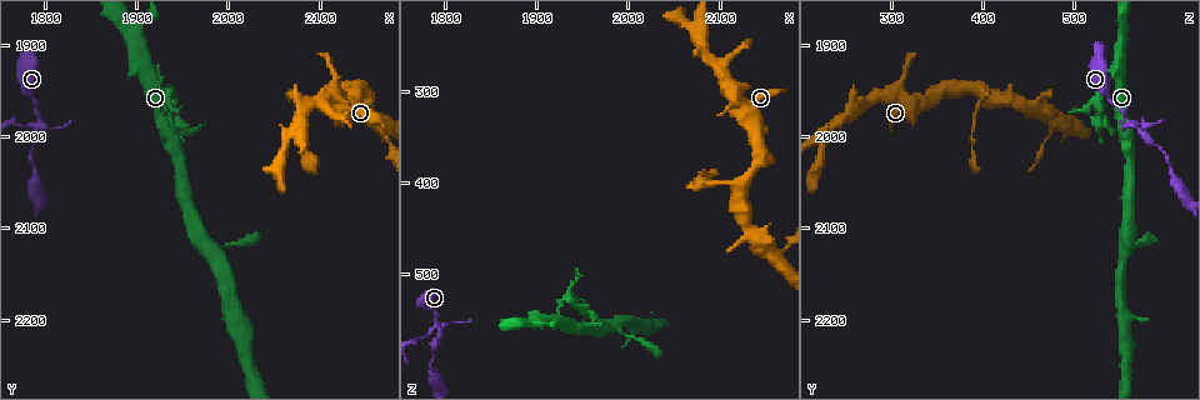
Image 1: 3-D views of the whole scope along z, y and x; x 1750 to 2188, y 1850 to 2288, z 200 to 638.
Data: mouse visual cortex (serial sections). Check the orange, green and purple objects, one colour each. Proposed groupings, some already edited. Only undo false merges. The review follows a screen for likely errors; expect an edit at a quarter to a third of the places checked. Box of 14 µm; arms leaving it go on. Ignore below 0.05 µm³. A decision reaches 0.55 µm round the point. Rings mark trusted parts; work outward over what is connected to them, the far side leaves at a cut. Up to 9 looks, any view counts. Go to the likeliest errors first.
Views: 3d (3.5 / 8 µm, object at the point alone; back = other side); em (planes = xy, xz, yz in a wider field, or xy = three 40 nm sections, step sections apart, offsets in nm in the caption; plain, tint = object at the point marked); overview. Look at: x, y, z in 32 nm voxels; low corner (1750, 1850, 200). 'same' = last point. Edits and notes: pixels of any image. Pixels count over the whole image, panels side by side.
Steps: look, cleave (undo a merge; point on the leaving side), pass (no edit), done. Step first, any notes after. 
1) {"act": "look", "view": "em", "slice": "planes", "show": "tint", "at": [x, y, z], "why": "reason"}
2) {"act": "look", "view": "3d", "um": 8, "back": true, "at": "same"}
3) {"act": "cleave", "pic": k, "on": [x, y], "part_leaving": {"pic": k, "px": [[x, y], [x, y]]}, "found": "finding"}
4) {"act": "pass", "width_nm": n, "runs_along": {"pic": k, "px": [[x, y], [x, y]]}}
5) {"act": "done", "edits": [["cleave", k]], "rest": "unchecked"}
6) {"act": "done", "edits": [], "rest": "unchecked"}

{"act": "look", "view": "3d", "um": 8, "at": [1795, 1990, 565], "why": "three arms meet"}

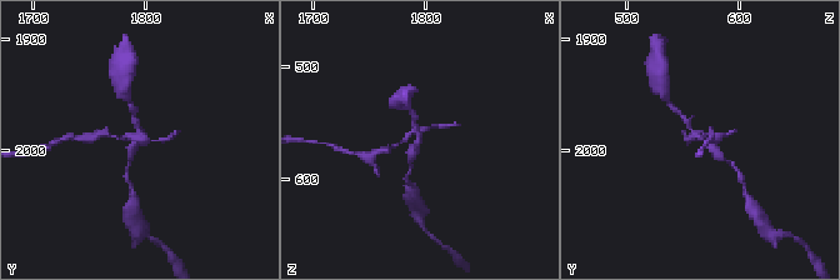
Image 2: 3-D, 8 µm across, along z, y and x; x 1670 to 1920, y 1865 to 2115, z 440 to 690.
{"act": "look", "view": "em", "slice": "xy", "step": 5, "show": "tint", "at": [1794, 1988, 558]}

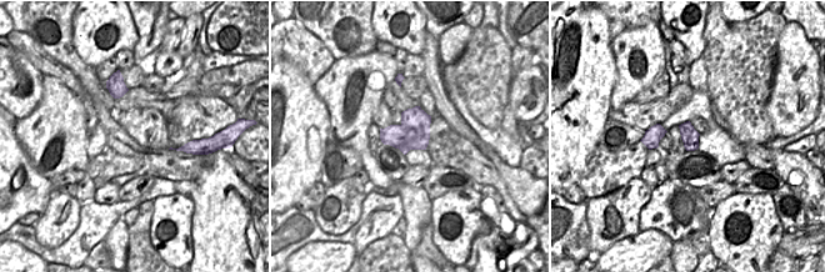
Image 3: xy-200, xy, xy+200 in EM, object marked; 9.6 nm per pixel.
{"act": "cleave", "pic": 2, "on": [104, 133], "width_nm": 340, "border": {"pic": 3, "px": [[401, 124], [420, 136], [429, 125]]}, "found": "a second cell is stuck on"}

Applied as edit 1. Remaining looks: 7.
{"act": "look", "view": "3d", "um": 3.5, "at": [1940, 2000, 555], "why": "narrows sharply"}

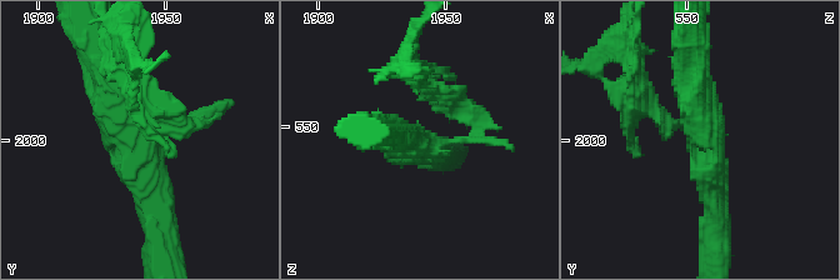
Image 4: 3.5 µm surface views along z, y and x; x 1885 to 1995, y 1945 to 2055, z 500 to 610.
{"act": "look", "view": "em", "slice": "xy", "step": 2, "show": "tint", "at": [1941, 1998, 558], "arms": 3, "arm_widths_nm": [100, 350, 450], "why": "now the EM"}

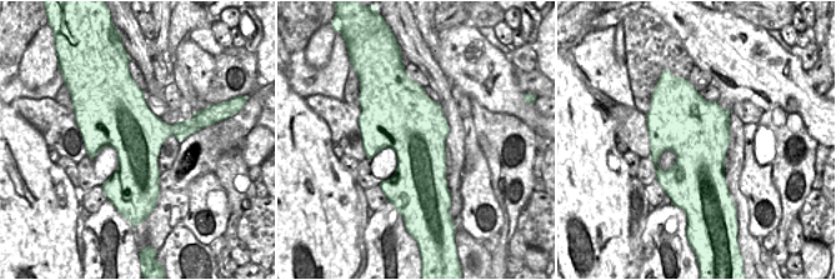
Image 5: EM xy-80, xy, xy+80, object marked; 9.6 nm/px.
{"act": "pass", "width_nm": 650, "runs_along": {"pic": 4, "px": [[104, 61], [154, 214]]}, "found": "all the same cell"}

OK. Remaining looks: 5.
{"act": "look", "view": "em", "slice": "xy", "step": 5, "show": "tint", "at": [2080, 1965, 395], "why": "abrupt turn"}

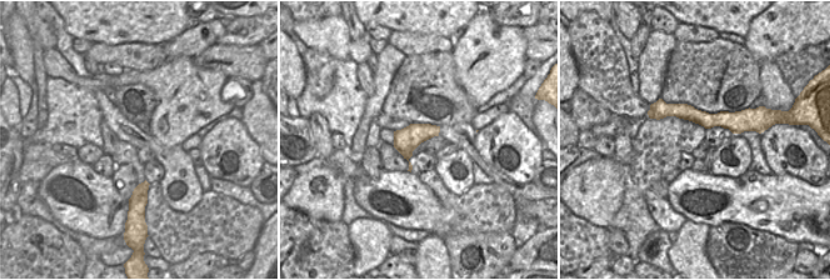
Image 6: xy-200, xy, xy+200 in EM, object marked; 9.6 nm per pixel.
{"act": "look", "view": "3d", "um": 3.5, "at": "same", "why": "see where the arms go"}

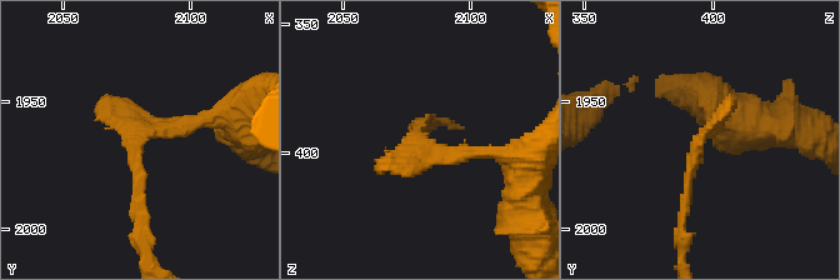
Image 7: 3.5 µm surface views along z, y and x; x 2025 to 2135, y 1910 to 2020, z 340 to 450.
{"act": "pass", "found": "all the same cell"}

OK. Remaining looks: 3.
{"act": "look", "view": "3d", "um": 8, "at": [2120, 1955, 305], "why": "arms part here"}

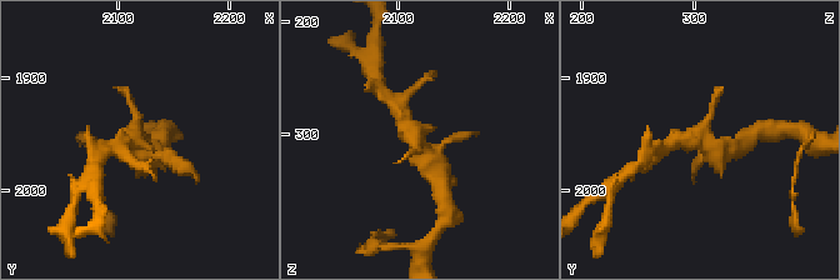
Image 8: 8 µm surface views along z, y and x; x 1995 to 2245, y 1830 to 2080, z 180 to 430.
{"act": "look", "view": "3d", "um": 3.5, "at": [2118, 1952, 306]}

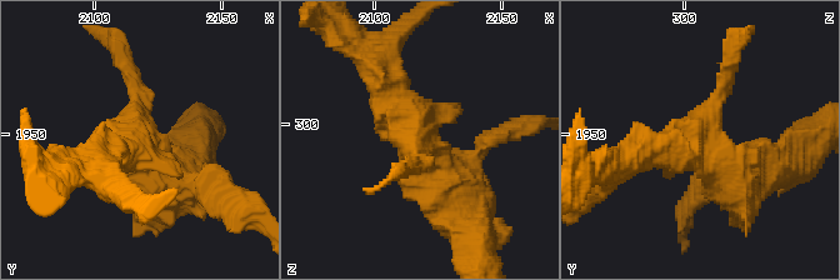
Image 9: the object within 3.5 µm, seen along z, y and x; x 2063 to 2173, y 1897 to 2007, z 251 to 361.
{"act": "look", "view": "em", "slice": "planes", "show": "tint", "at": [2116, 1953, 306]}

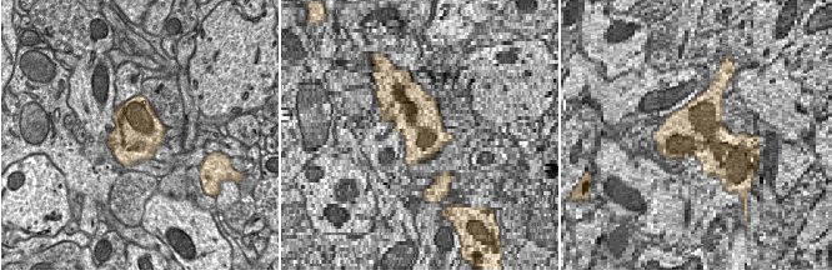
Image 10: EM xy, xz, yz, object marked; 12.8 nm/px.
{"act": "pass", "runs_along": {"pic": 9, "px": [[470, 161], [420, 161], [378, 75]]}, "found": "one cell here"}

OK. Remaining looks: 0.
{"act": "done", "edits": [["cleave", 2]], "rest": "unchecked"}

